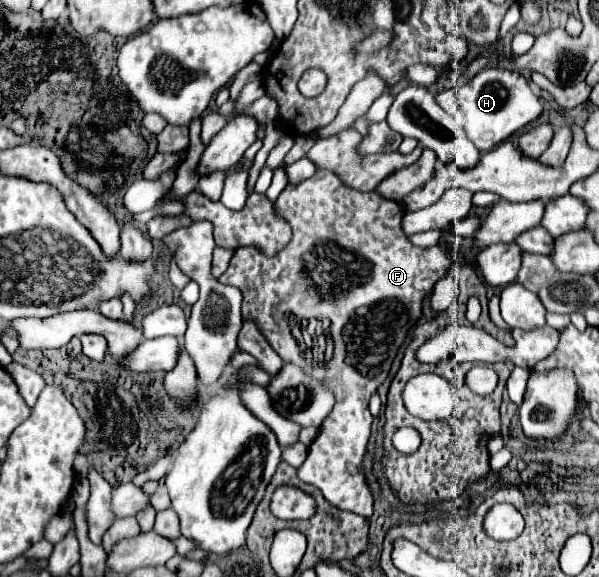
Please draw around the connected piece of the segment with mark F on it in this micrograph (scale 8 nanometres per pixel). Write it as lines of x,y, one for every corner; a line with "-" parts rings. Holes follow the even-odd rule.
316,170
316,174
300,182
300,186
288,184
276,200
276,212
292,226
292,240
286,248
272,258
266,258
254,248
236,248
228,270
220,276
220,282
240,288
244,296
242,318
252,318
258,324
284,362
294,362
314,378
324,378
334,388
336,406
322,422
316,440
310,444
308,456
298,468
298,478
316,486
338,510
370,518
374,514
374,494
362,472
362,460
372,430
368,402
386,380
408,330
422,316
424,298
432,292
434,282
448,274
448,266
454,266
456,254
452,254
452,248
456,248
458,236
448,232
448,240
444,244
430,248
414,246
402,230
406,212
398,202
388,200
378,192
352,190
330,170
-
300,342
332,342
334,350
326,360
326,352
314,352
314,348

